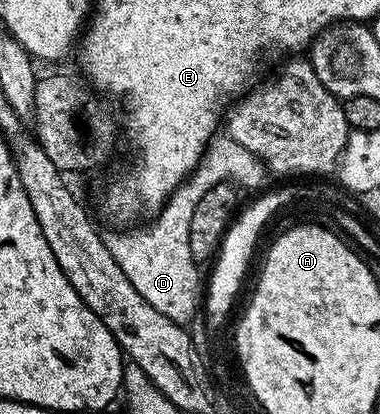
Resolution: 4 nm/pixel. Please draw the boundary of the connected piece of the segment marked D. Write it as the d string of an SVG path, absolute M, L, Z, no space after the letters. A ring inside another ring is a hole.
M219 135L212 140L211 144L207 146L207 152L204 153L202 161L199 162L199 165L196 167L194 173L175 190L174 193L168 197L166 204L163 205L161 209L154 214L155 222L152 225L147 225L144 229L129 229L133 227L127 227L124 233L107 233L105 240L109 251L113 255L113 259L117 259L117 263L121 267L121 271L125 271L125 275L129 279L129 283L133 283L133 287L137 287L137 295L141 295L141 299L145 299L145 303L149 303L153 307L157 307L157 311L161 311L161 315L169 315L169 319L173 319L178 323L178 325L186 326L187 321L191 321L195 317L195 312L197 314L201 309L201 285L199 289L199 269L200 266L193 259L193 251L189 251L189 219L193 219L193 210L197 208L197 202L200 201L201 195L205 195L205 191L209 191L209 187L217 187L217 183L222 181L231 182L231 183L240 183L239 181L248 181L251 185L259 185L263 181L263 176L268 176L269 170L262 161L259 160L258 156L254 152L250 153L248 146L242 141L235 141L232 137L226 135Z

